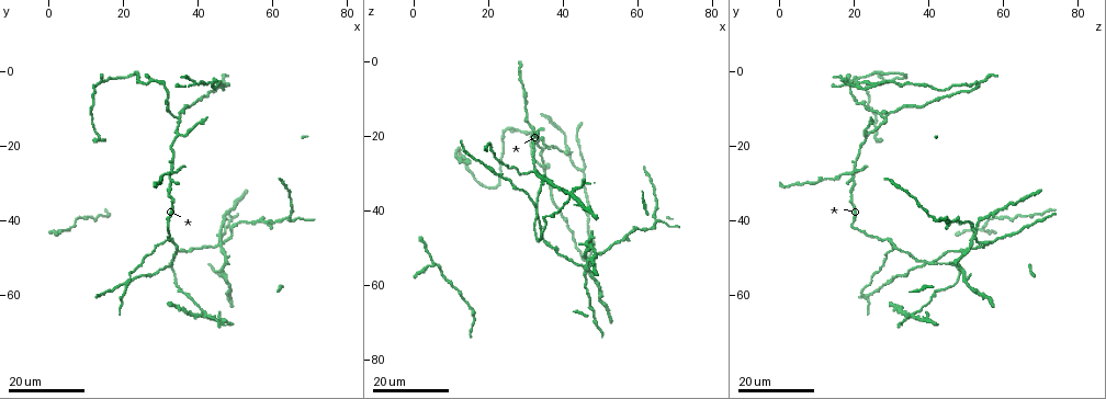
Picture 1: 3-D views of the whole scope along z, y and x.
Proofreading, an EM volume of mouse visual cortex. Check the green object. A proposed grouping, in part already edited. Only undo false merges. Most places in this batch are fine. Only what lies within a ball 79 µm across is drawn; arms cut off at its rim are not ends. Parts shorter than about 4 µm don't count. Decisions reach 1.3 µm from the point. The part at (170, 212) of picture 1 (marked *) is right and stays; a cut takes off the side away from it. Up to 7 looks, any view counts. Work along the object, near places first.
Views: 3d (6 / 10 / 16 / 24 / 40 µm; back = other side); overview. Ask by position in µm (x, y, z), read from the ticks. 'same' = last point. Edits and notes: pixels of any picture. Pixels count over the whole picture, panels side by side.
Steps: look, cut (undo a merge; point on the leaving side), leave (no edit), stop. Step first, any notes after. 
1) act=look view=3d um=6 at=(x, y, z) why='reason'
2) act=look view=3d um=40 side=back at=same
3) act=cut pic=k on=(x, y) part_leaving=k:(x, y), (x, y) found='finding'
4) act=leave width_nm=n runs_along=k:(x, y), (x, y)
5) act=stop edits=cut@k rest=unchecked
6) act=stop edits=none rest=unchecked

act=look view=3d um=16 at=(33.0, 51.5, 39.0) why='side arm on a straight run'

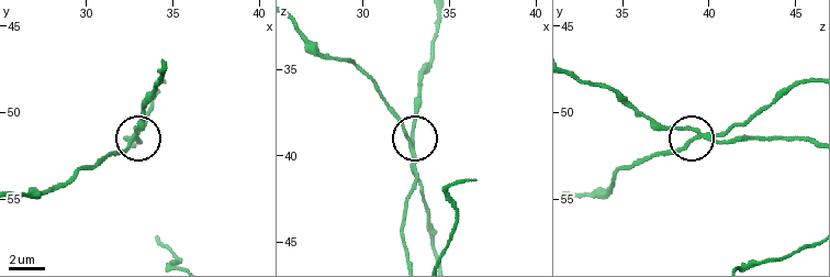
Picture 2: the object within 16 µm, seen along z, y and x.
act=look view=3d um=10 at=(32.8, 51.4, 39.5)

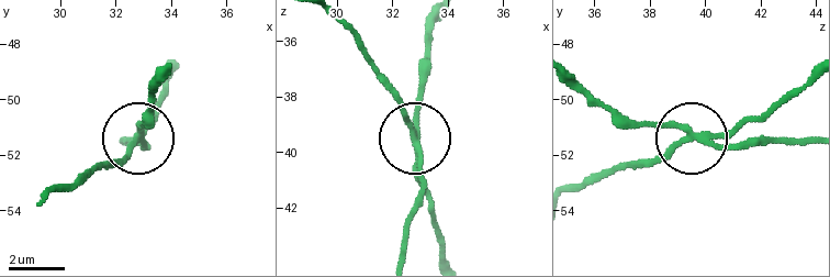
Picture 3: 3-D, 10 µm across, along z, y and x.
act=leave side_arm_um=32 runs_along=3:(435, 22), (416, 131), (381, 81) found='one neuron here'

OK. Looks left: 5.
act=look view=3d um=24 at=(46.0, 45.5, 55.5) why='three-way junction'

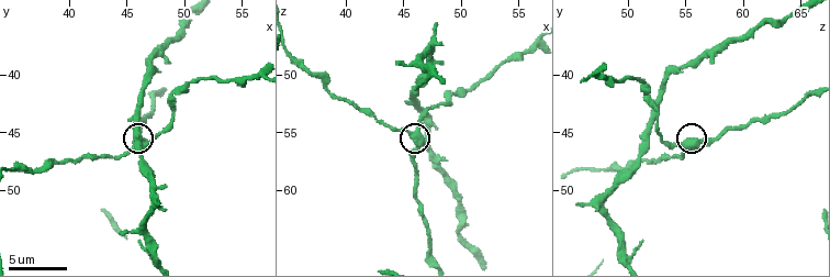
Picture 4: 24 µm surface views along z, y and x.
act=look view=3d um=10 at=(46.4, 46.0, 54.8)

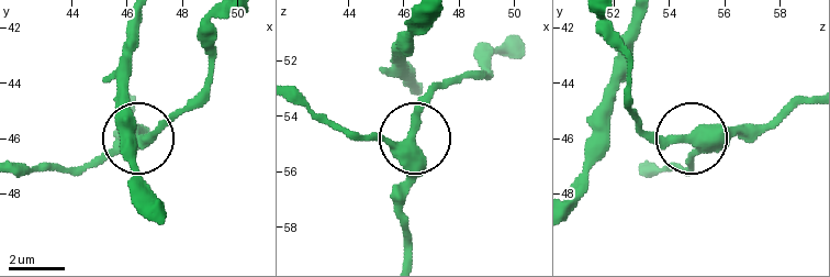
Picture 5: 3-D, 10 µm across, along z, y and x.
act=leave arms=3 runs_along=5:(300, 95), (356, 133), (413, 145), (401, 206) found='continuous, no second neuron'

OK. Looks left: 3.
act=look view=3d um=16 at=(34.5, 12.0, 28.5) why='three arms meet'

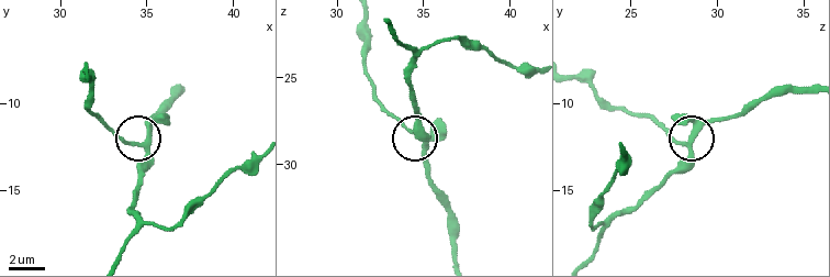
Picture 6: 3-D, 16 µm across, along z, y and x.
act=look view=3d um=10 at=(34.6, 12.4, 28.1)

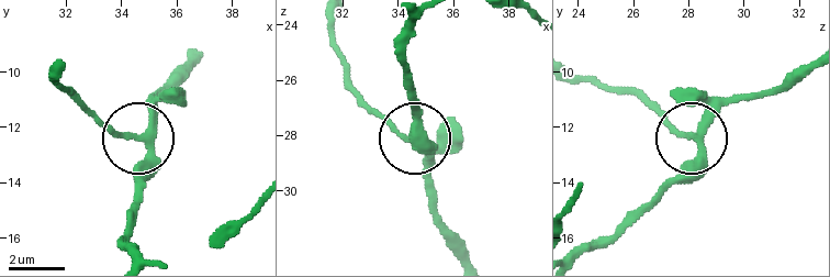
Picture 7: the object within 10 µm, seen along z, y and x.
act=leave width_nm=240 runs_along=7:(580, 255), (608, 241), (697, 150), (695, 137), (639, 95) found='continuous, no second neuron'

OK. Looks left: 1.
act=stop edits=none rest=unchecked

